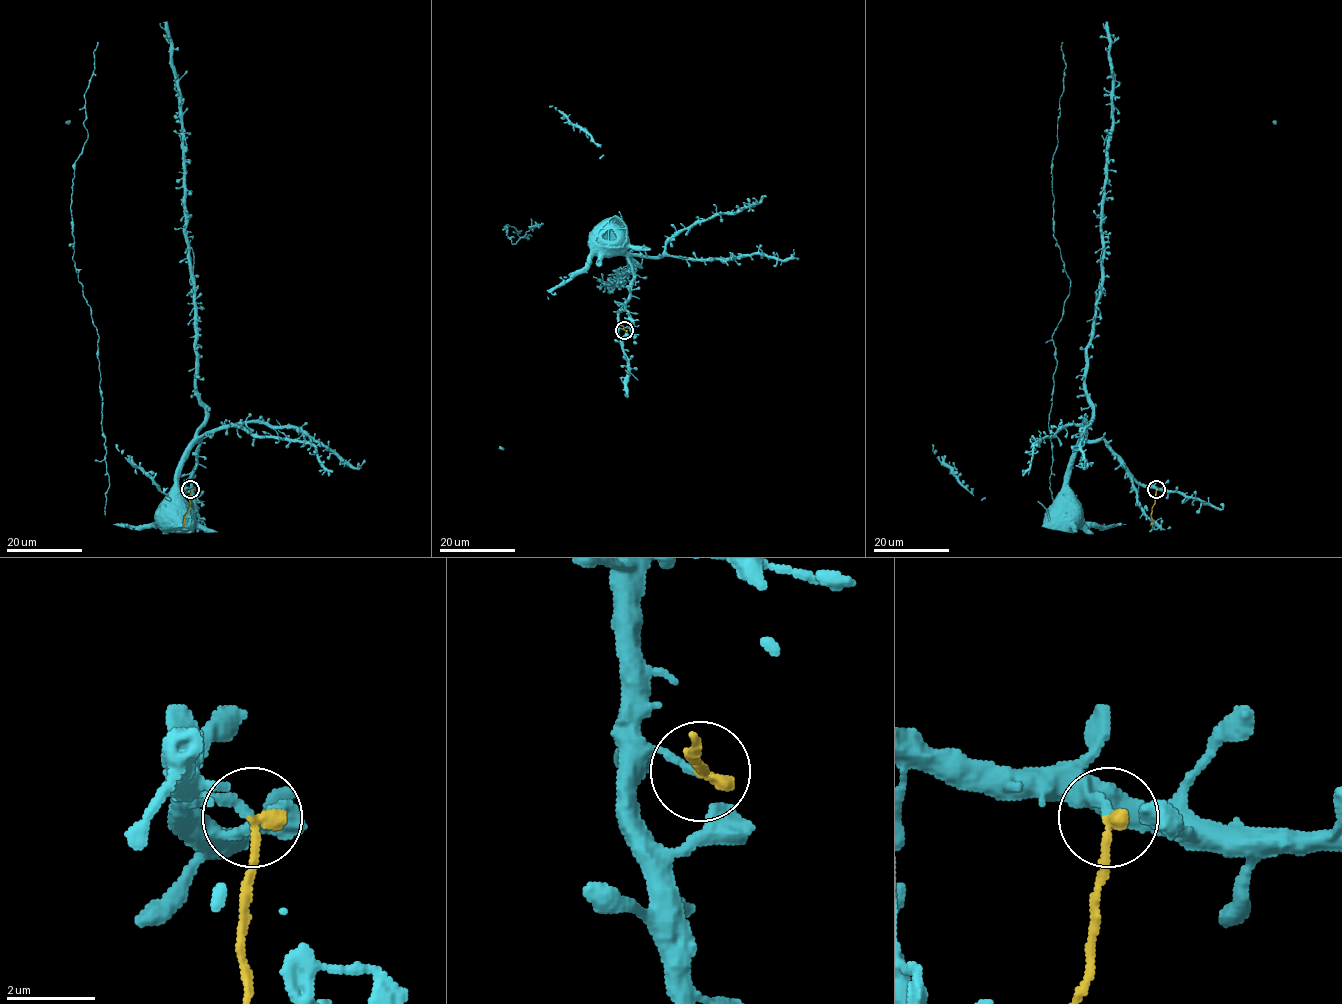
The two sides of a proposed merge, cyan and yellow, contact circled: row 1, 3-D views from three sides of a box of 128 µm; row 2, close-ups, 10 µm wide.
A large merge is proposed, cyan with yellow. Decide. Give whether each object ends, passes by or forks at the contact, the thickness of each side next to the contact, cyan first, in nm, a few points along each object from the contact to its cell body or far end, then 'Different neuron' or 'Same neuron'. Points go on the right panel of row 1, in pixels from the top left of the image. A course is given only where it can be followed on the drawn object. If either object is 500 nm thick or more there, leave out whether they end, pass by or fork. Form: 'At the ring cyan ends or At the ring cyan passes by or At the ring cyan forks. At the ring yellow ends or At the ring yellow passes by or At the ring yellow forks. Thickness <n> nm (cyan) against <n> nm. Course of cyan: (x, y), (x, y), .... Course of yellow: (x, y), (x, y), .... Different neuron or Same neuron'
At the ring cyan ends. At the ring yellow ends. Thickness 190 nm (cyan) against 320 nm. Course of cyan: (1156, 489), (1153, 485), (1141, 485), (1103, 439), (1089, 440), (1076, 452), (1069, 470), (1068, 513). Course of yellow: (1156, 489), (1151, 525). Different neuron

